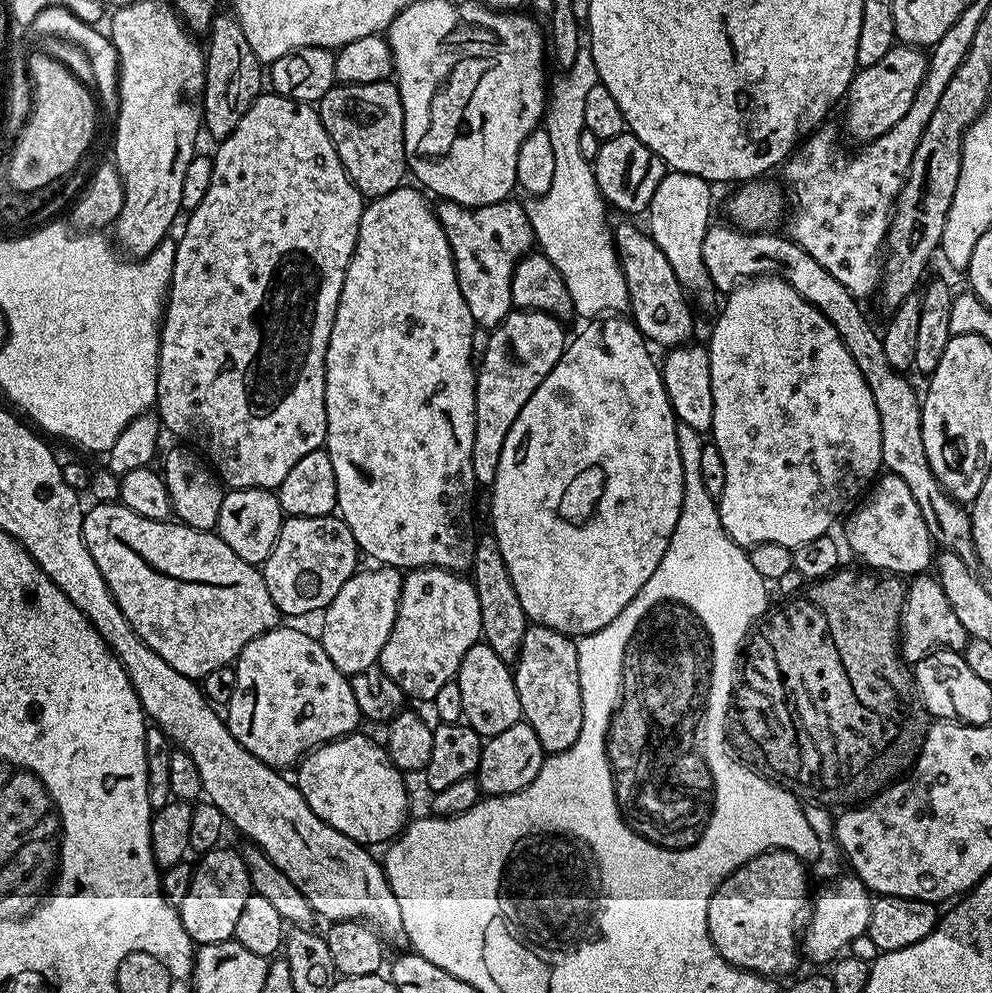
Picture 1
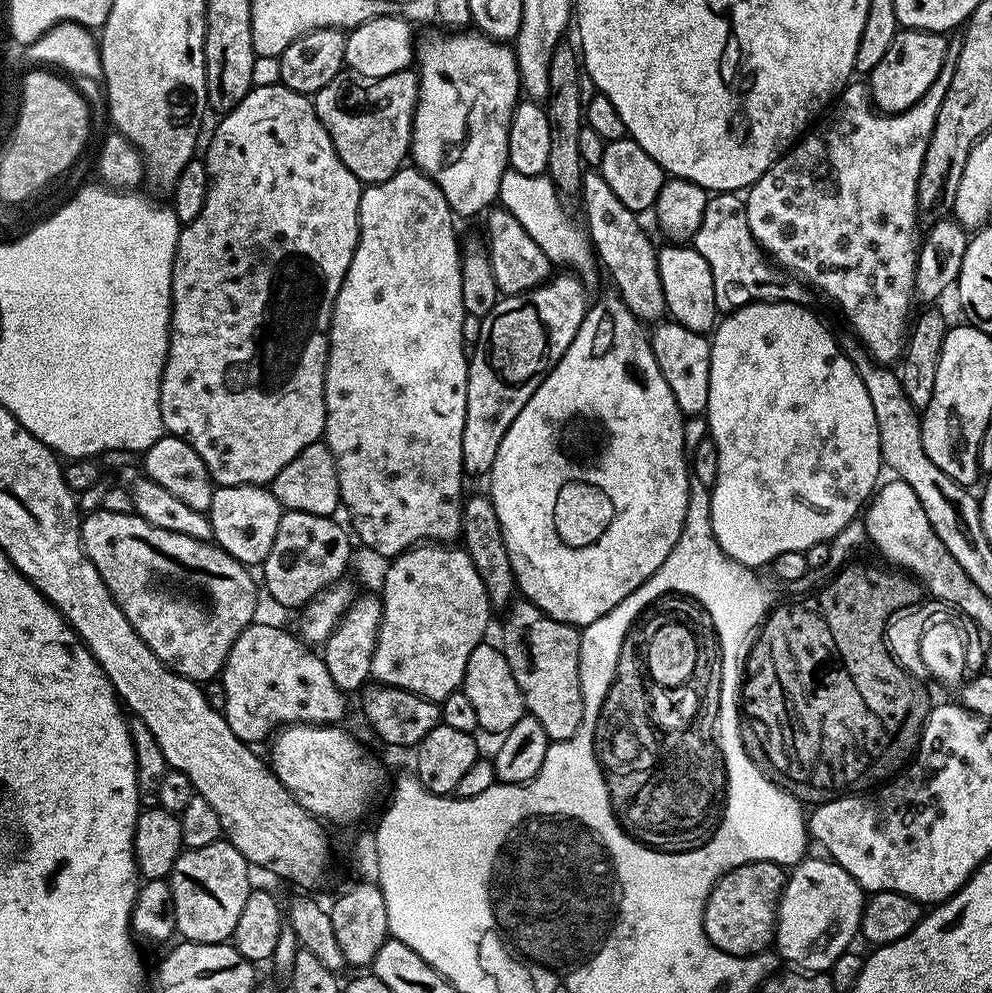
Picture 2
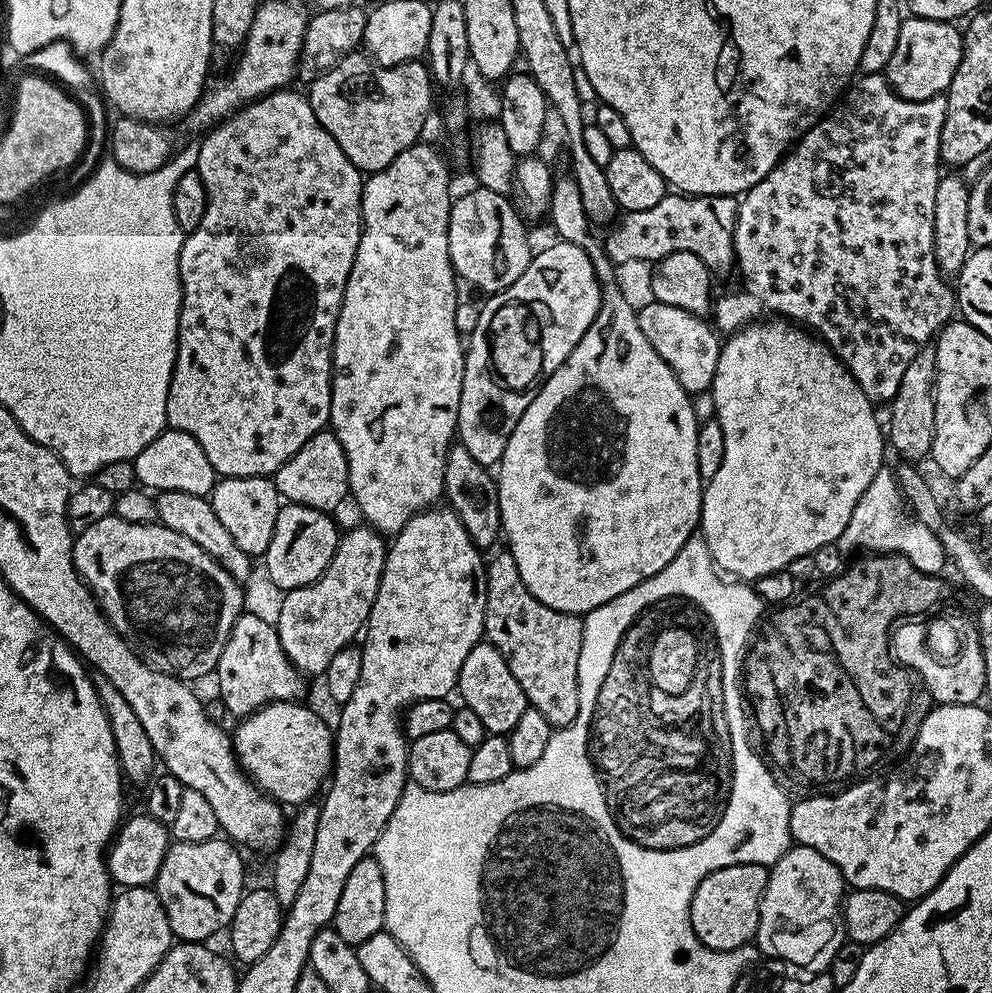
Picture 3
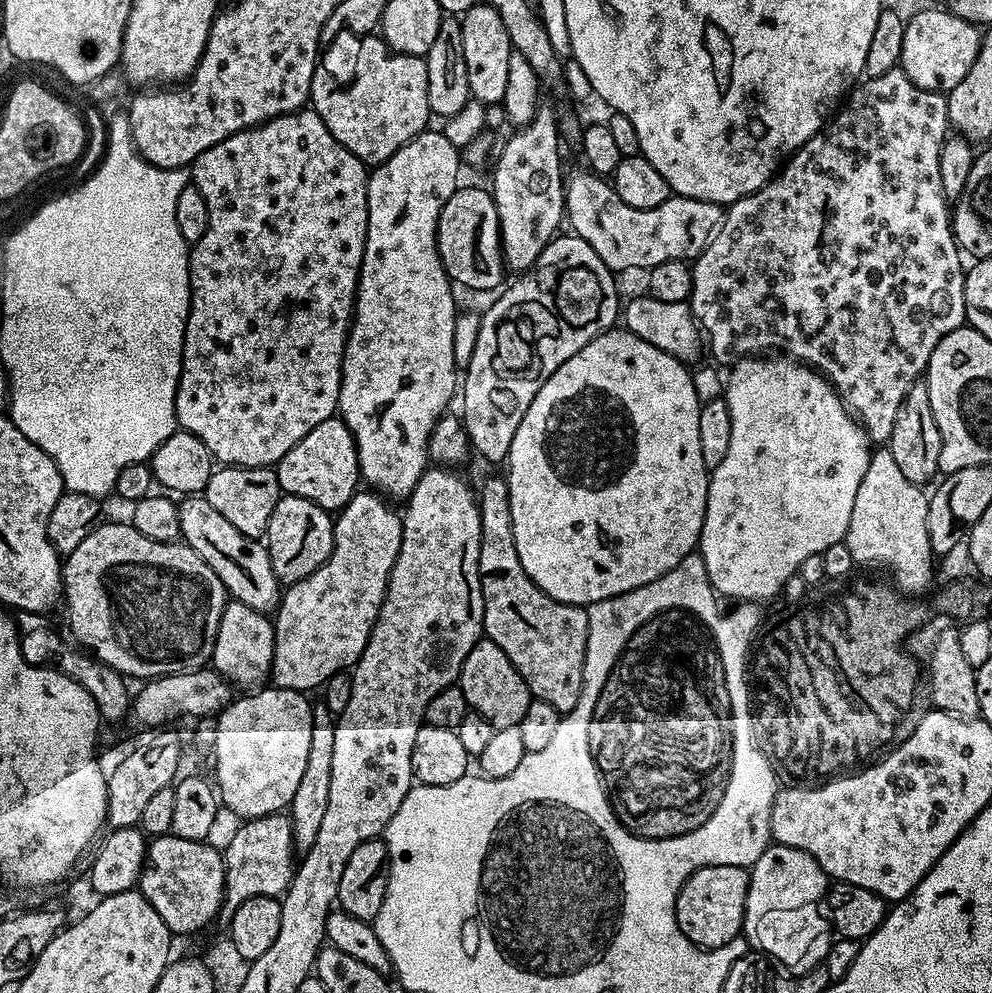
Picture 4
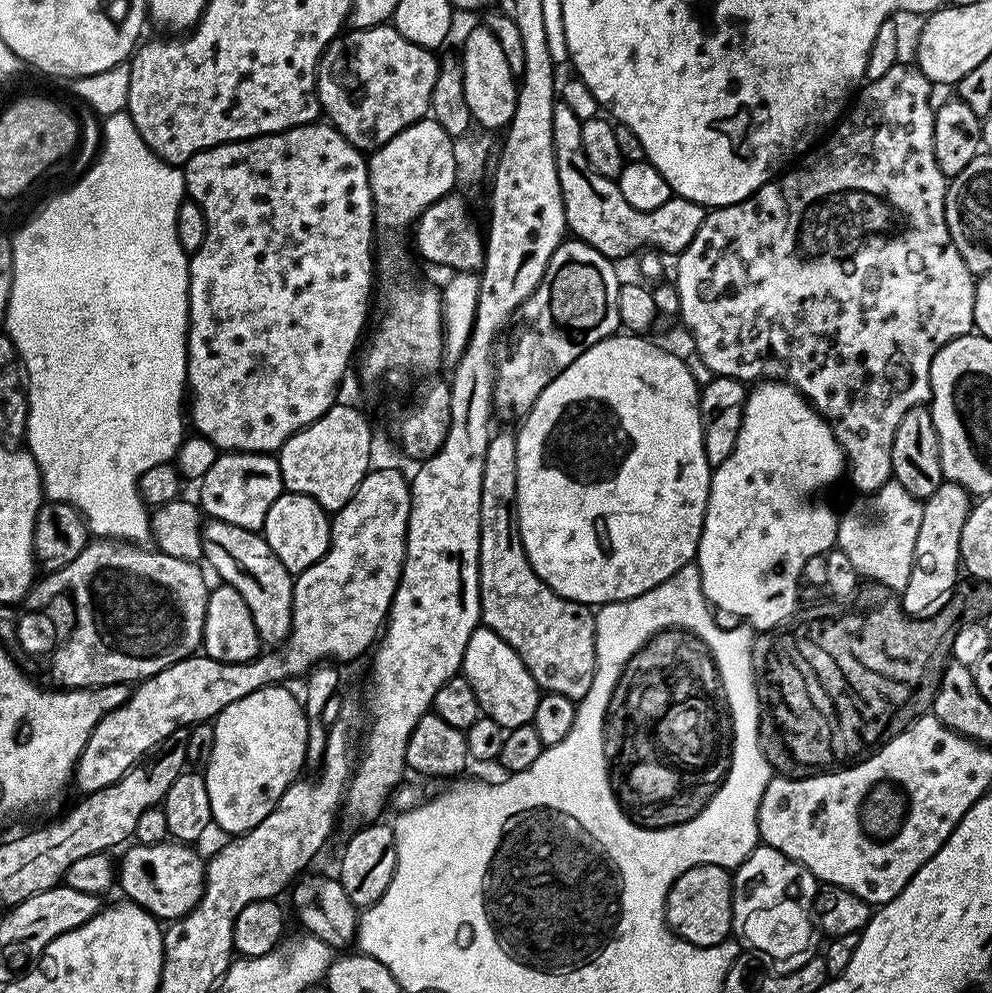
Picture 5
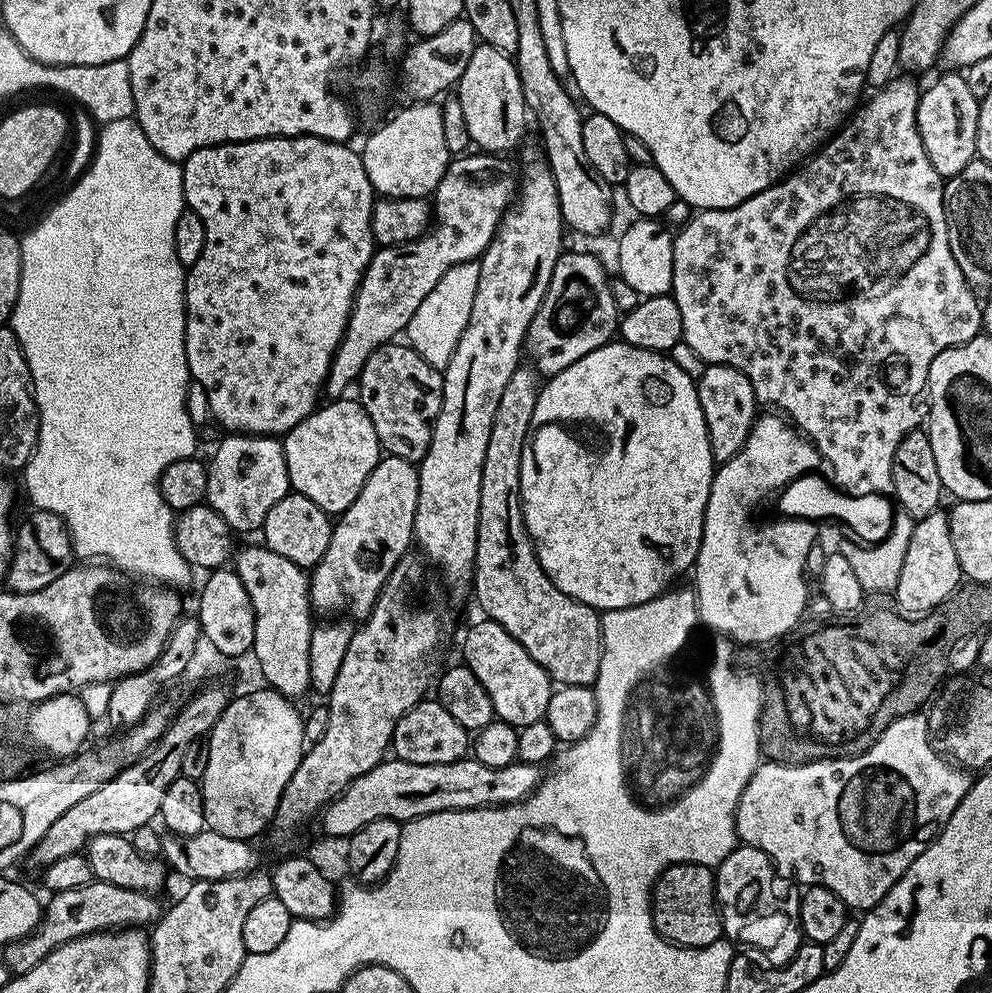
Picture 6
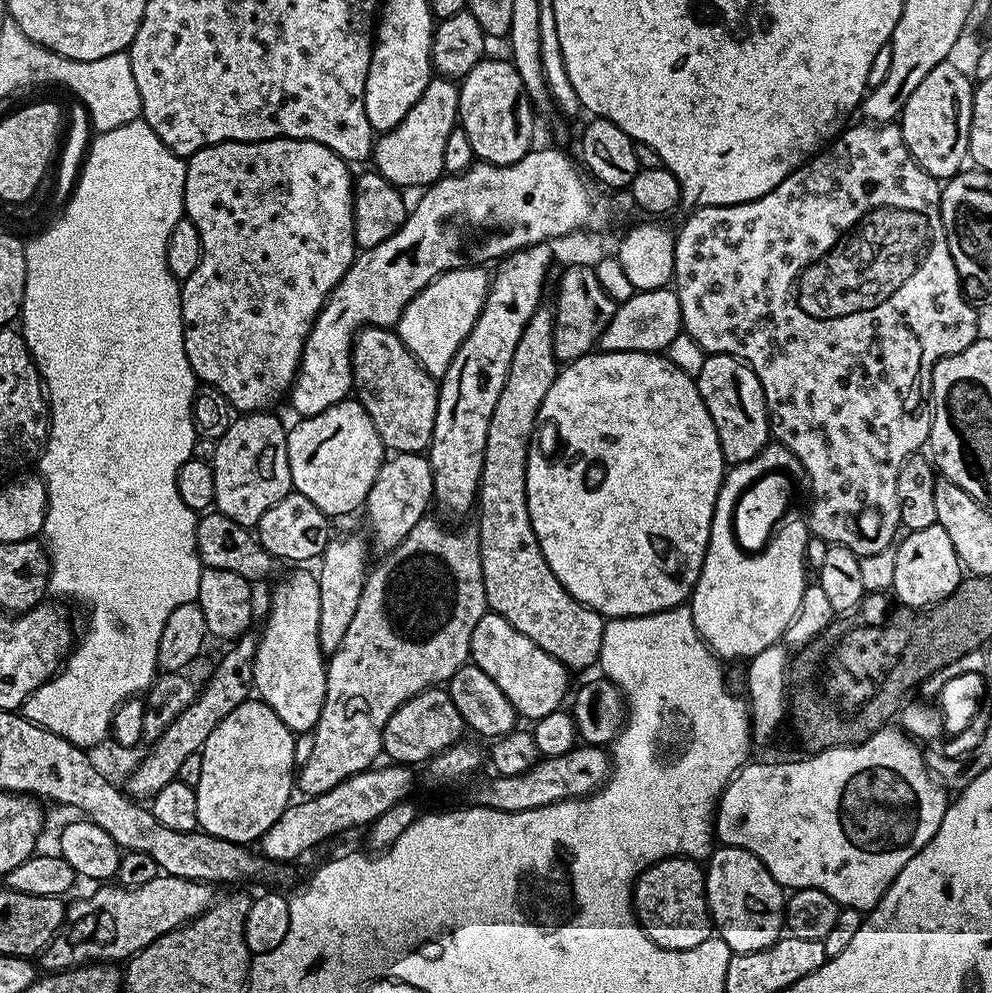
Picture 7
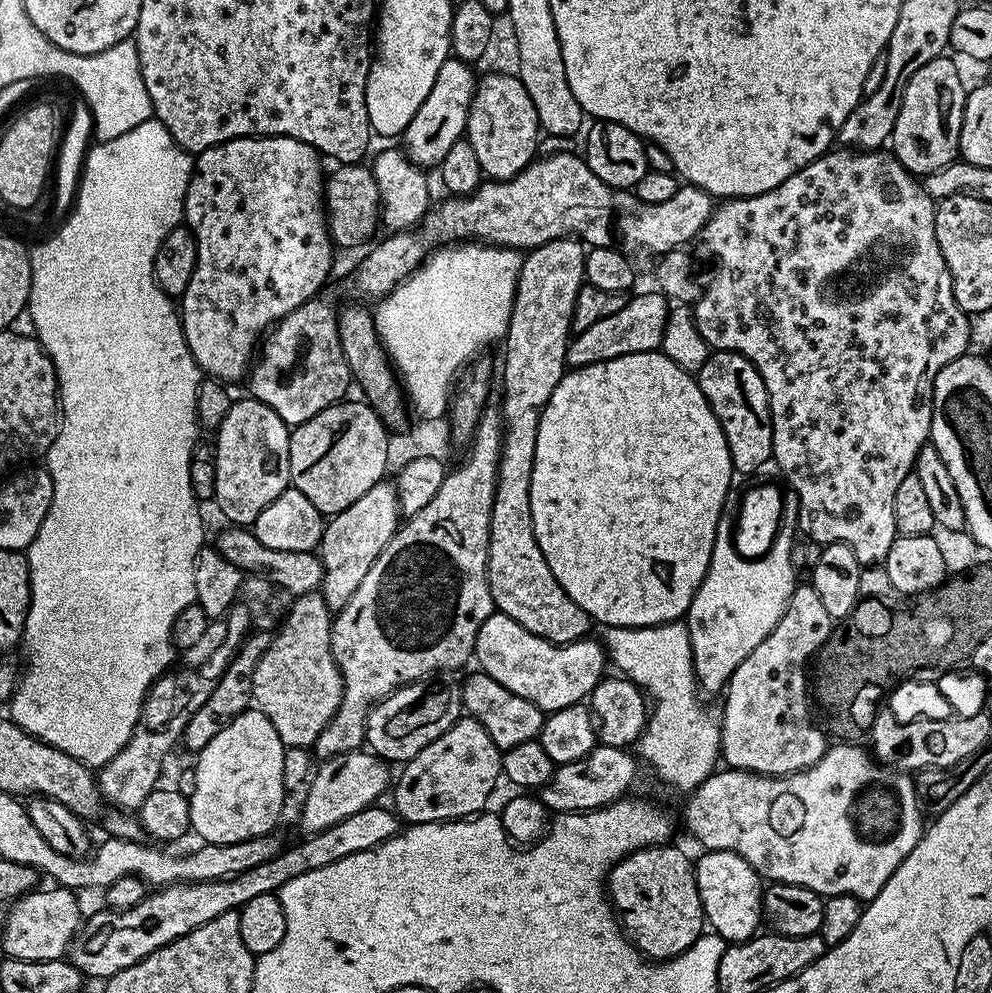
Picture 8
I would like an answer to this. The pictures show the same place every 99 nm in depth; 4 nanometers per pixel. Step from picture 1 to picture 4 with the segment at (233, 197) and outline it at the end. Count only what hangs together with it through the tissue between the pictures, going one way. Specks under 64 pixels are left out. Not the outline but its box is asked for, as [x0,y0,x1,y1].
[176,110,370,468]

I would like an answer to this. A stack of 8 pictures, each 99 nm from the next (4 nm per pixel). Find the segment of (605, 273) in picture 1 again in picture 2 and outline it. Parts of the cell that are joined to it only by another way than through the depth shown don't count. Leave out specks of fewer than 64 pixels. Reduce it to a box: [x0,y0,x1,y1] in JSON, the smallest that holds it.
[499,170,598,286]

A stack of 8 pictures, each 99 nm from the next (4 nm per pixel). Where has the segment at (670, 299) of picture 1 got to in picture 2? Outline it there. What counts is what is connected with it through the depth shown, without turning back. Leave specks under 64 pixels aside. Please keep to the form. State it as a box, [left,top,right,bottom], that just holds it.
[579,170,666,322]

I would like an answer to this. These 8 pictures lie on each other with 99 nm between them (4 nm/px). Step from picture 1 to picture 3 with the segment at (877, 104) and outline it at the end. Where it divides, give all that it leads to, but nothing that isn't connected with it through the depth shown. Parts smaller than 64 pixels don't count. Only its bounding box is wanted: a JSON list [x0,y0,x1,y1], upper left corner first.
[886,15,964,101]

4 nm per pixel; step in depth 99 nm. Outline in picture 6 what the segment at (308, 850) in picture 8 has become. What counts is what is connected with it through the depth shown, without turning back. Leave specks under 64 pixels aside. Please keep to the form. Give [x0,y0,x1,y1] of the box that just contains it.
[2,882,162,976]

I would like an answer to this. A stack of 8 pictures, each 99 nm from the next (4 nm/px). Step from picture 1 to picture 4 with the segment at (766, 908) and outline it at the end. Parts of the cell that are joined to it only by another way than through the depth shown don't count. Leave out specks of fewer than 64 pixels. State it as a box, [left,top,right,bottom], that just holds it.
[676,866,749,948]

